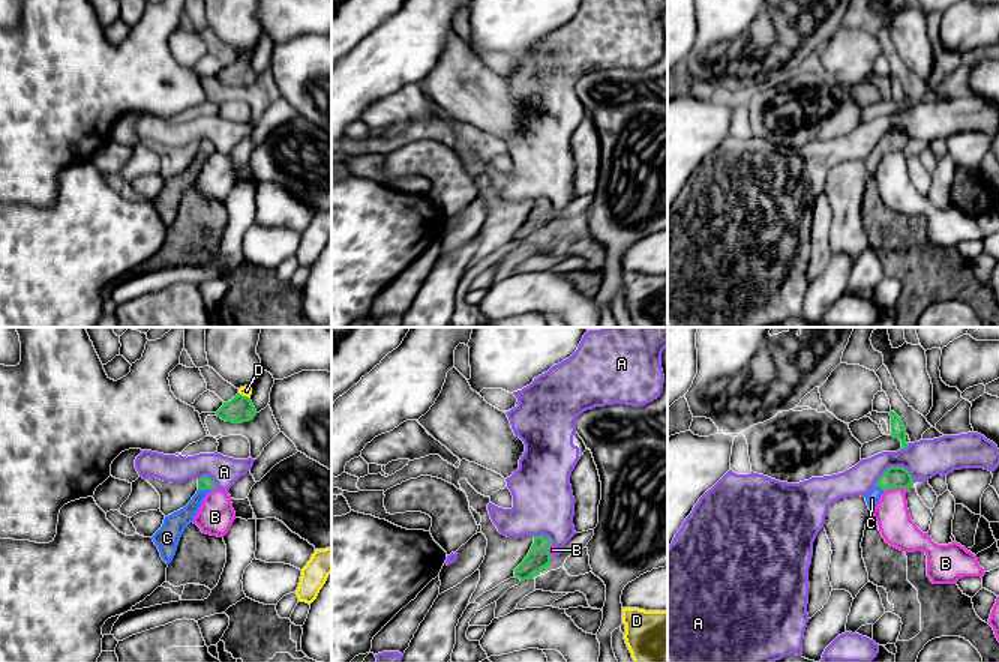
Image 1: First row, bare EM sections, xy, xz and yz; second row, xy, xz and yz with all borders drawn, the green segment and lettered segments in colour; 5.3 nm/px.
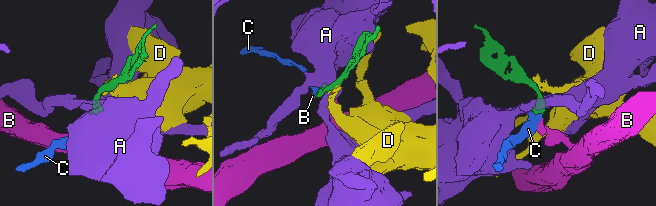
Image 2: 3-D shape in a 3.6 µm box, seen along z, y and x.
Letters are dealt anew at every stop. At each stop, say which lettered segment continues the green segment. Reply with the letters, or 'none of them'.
C

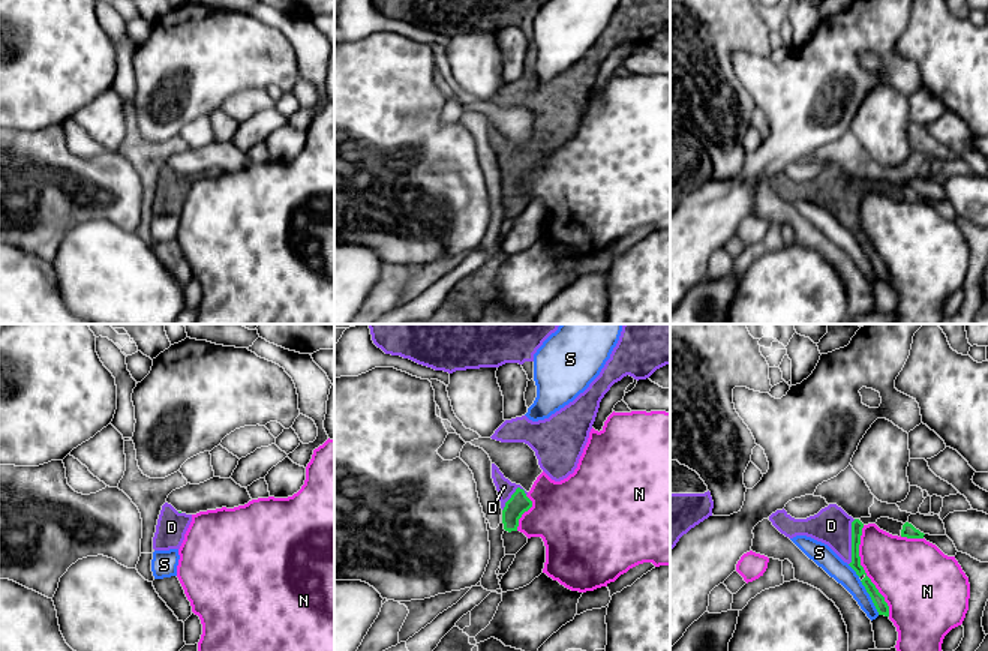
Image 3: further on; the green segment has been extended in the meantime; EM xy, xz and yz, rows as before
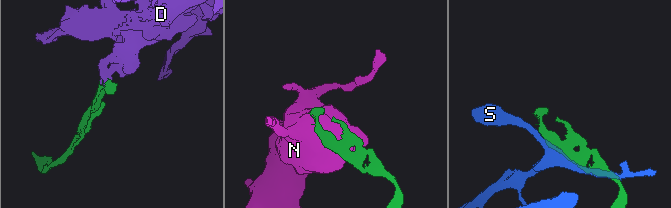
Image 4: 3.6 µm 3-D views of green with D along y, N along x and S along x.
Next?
D

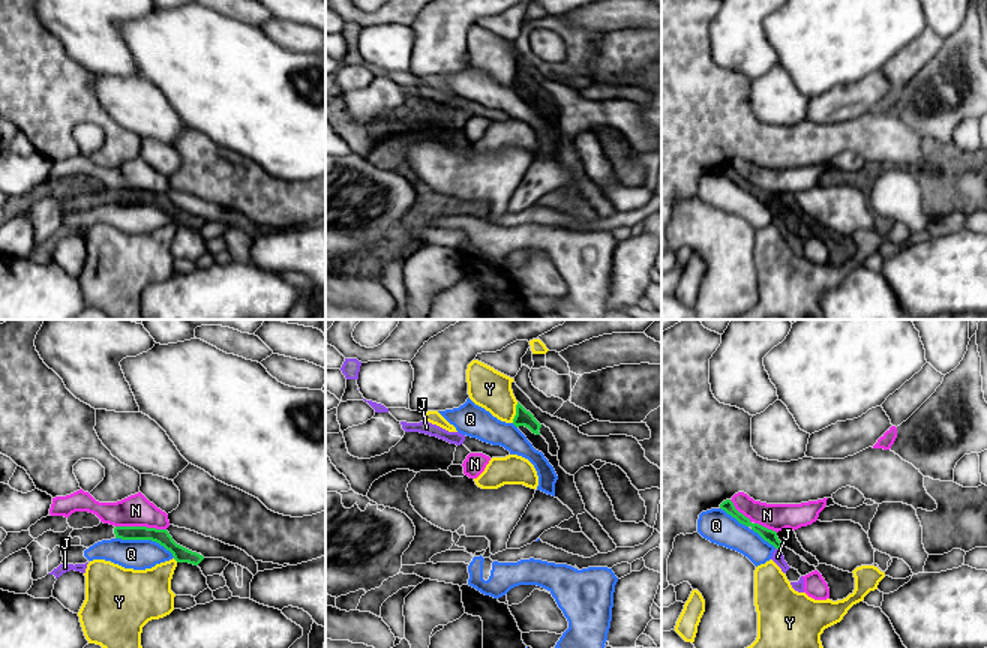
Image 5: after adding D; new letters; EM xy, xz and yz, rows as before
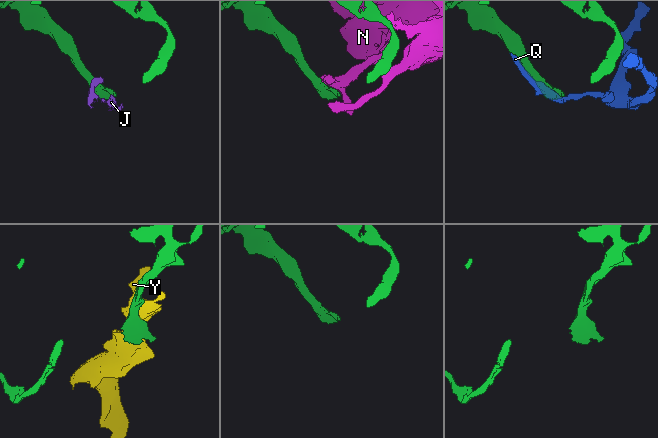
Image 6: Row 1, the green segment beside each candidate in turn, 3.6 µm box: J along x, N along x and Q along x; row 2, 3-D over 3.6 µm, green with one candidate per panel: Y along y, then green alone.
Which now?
none of them

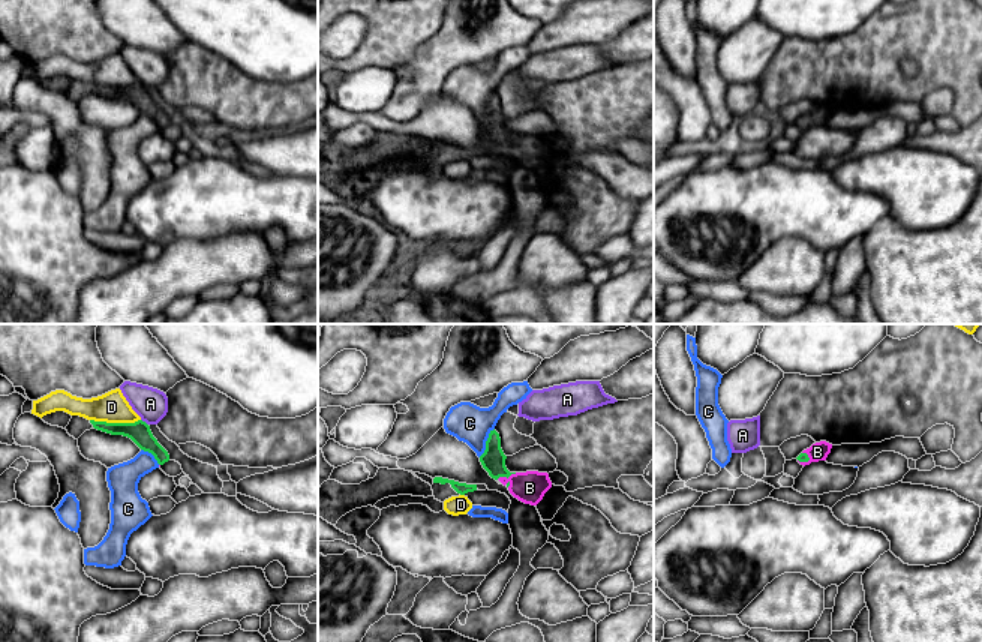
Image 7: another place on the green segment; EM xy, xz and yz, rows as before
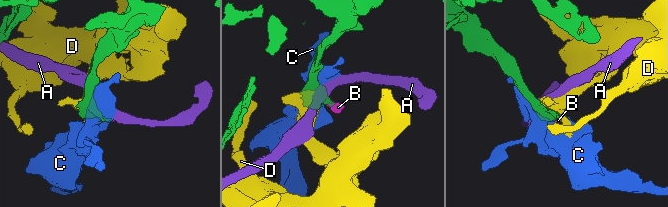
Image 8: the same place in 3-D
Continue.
B

